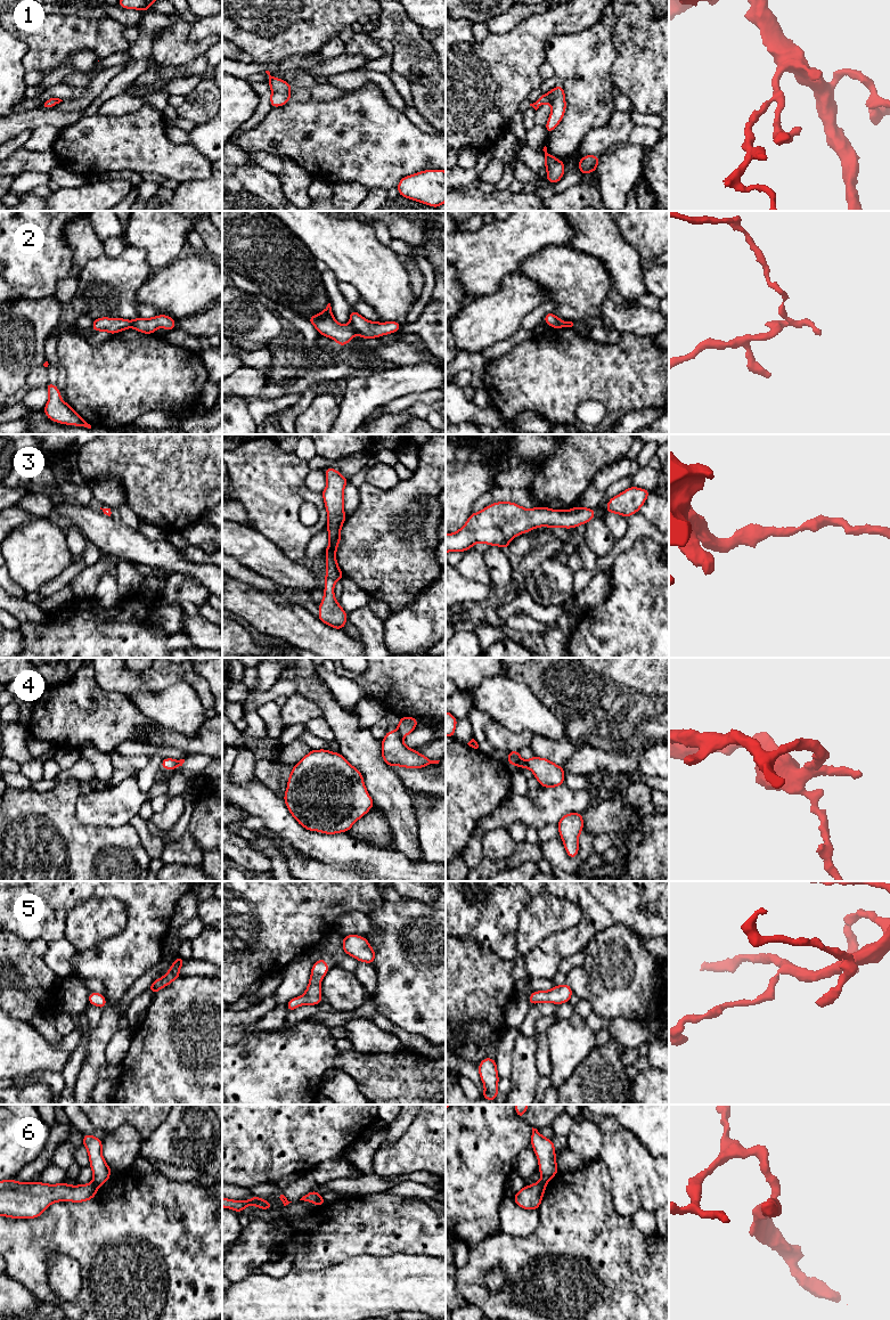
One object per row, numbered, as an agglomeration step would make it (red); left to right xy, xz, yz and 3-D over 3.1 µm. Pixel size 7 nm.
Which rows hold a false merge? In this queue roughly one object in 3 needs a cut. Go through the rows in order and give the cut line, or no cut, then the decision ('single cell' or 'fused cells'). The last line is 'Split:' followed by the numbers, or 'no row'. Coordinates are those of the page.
1: no cut; single cell
2: cut in xz along (350, 324), (354, 332); fused cells
3: no cut; single cell
4: cut in yz along (523, 760), (521, 767); fused cells
5: no cut; single cell
6: cut in yz along (540, 1181), (545, 1186); fused cells
Split: 2, 4, 6

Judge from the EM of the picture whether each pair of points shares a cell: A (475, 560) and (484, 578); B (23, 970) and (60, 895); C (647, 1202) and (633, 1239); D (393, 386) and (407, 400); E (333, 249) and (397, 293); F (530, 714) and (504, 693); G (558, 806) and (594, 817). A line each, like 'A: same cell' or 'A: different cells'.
A: same cell
B: different cells
C: different cells
D: different cells
E: same cell
F: same cell
G: different cells

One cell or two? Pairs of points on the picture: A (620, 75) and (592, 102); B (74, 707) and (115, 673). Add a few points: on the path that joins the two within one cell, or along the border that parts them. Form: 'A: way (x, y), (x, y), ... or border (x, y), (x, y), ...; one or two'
A: border (617, 56), (610, 71), (613, 84); two
B: border (92, 669), (103, 690), (123, 695); two

